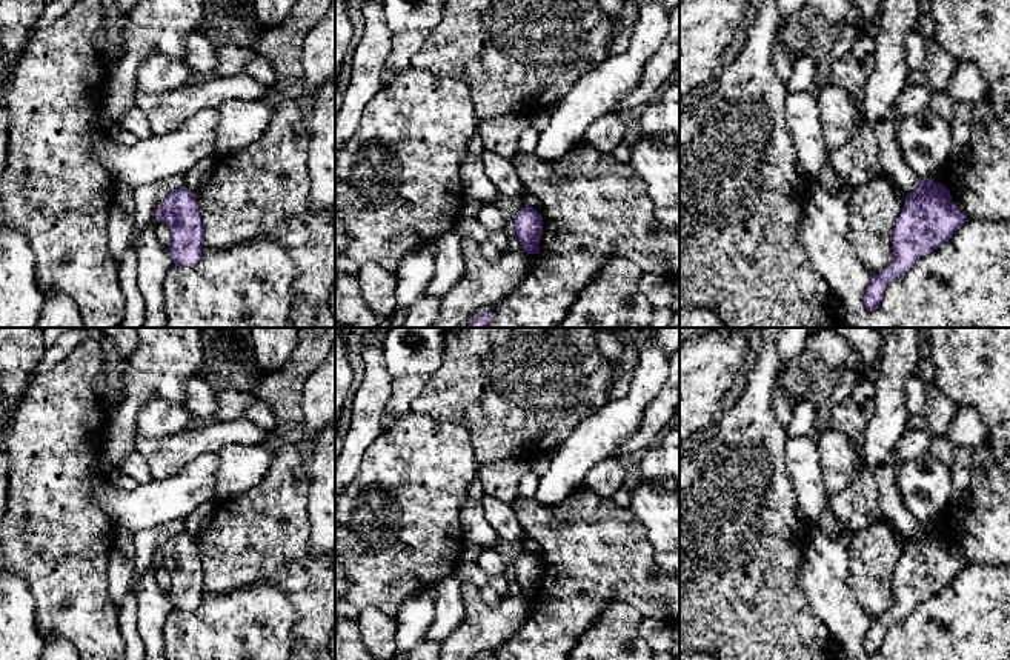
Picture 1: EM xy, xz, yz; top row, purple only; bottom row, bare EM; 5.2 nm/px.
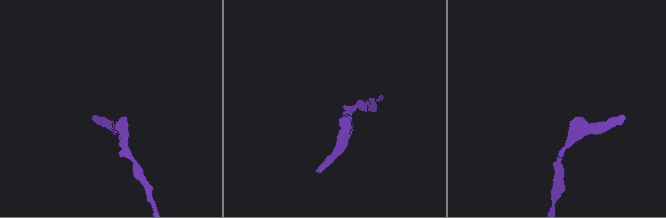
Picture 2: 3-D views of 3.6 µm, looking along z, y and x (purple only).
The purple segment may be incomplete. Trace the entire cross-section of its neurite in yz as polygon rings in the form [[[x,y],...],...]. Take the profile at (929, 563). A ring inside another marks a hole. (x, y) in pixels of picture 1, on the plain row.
[[[919,523],[915,534],[905,538],[904,552],[893,572],[893,605],[875,618],[862,642],[869,655],[876,654],[889,628],[904,620],[921,602],[941,592],[968,563],[952,548],[950,535],[935,523]]]

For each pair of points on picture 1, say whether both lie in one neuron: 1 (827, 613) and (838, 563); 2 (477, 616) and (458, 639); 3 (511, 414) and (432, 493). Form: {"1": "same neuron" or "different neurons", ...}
{"1": "same neuron", "2": "same neuron", "3": "different neurons"}

